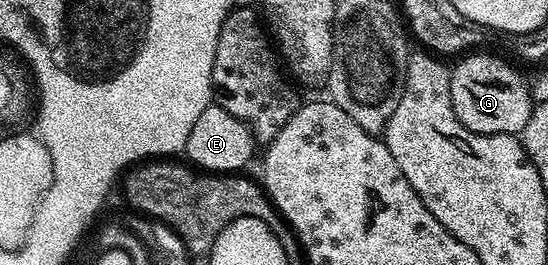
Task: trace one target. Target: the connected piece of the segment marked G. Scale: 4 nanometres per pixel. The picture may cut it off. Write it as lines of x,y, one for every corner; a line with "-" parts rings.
471,51
460,56
451,69
449,95
453,111
465,128
474,133
522,134
531,114
531,85
513,66
491,53

